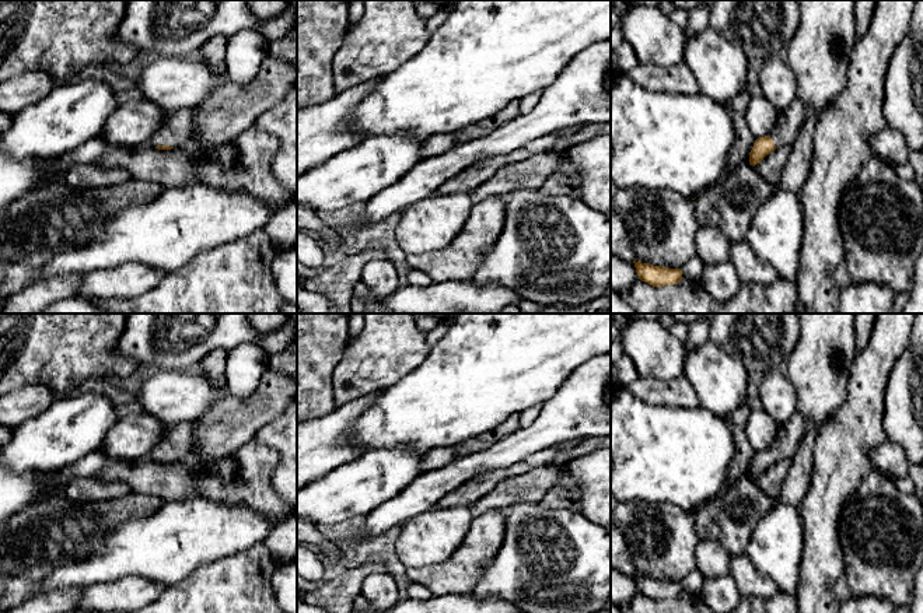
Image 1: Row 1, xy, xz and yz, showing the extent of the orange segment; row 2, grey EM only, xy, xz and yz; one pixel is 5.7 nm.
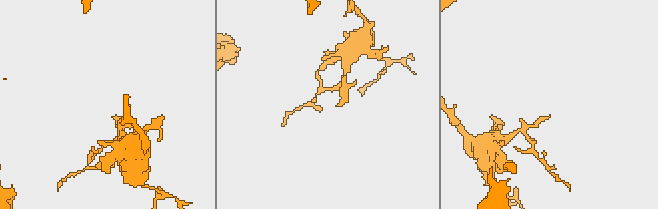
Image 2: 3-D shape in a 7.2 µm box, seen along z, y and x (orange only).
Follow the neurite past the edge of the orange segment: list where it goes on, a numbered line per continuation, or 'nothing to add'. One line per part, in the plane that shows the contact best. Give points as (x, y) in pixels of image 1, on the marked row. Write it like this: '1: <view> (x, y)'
1: xy (177, 130)

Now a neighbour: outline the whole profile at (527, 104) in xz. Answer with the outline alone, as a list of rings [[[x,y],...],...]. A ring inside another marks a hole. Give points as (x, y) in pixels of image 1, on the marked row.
[[[542,90],[535,91],[535,92],[527,95],[527,97],[521,98],[518,101],[520,102],[520,115],[529,113],[536,106],[541,97],[542,97]]]

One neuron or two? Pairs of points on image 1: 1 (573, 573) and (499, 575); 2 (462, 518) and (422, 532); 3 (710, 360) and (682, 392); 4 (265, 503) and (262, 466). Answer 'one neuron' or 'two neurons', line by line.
1: one neuron
2: one neuron
3: two neurons
4: one neuron

